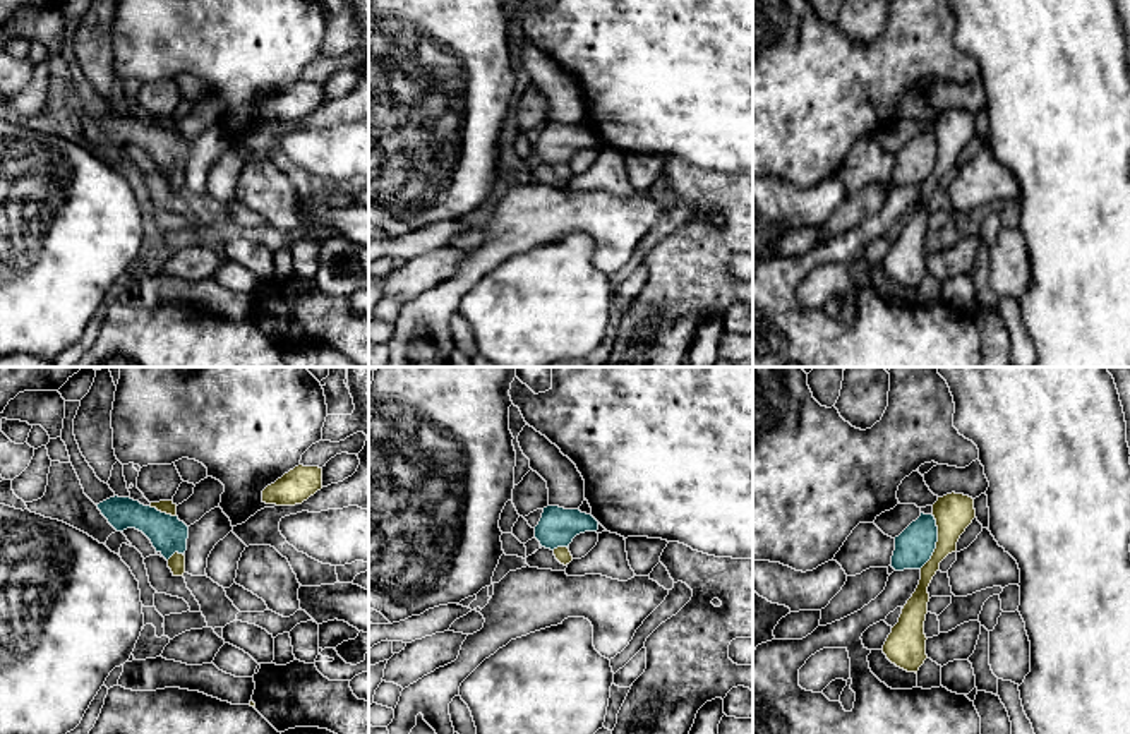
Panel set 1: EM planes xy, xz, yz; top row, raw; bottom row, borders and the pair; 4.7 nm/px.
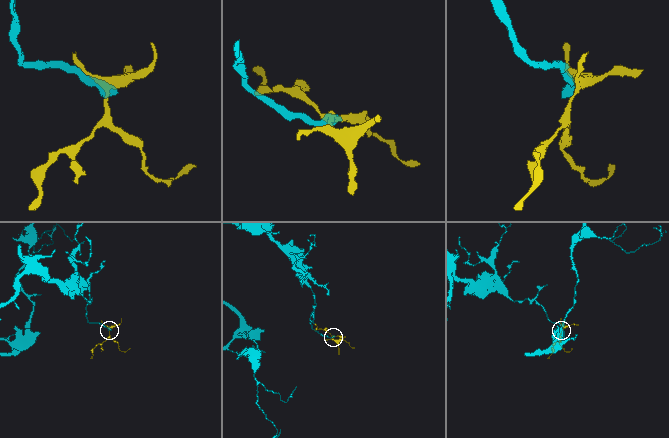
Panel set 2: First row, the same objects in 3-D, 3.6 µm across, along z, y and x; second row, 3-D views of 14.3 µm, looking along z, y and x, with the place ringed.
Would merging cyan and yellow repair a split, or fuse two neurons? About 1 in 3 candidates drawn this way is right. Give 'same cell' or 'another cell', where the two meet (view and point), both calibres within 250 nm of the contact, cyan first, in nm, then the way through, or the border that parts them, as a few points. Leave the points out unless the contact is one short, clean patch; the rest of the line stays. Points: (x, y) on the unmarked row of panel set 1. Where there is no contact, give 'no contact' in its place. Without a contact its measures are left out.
another cell | yz (935, 158) | 180/180 nm | along yz (933, 131), (937, 143), (935, 167), (919, 184)

